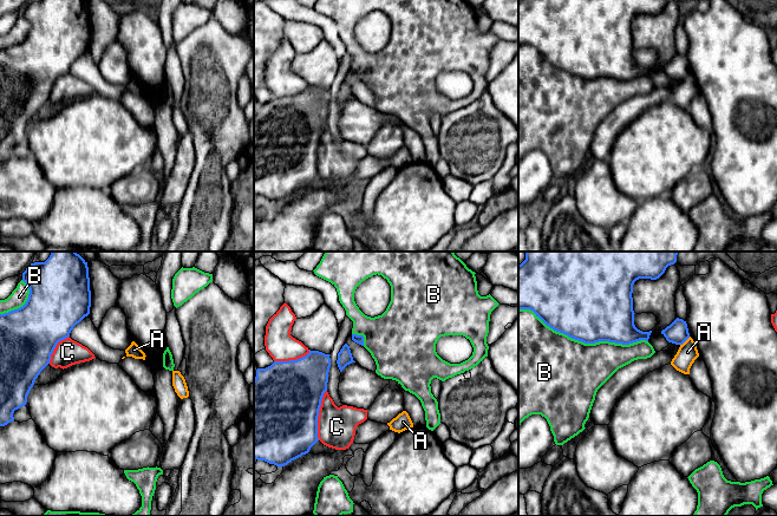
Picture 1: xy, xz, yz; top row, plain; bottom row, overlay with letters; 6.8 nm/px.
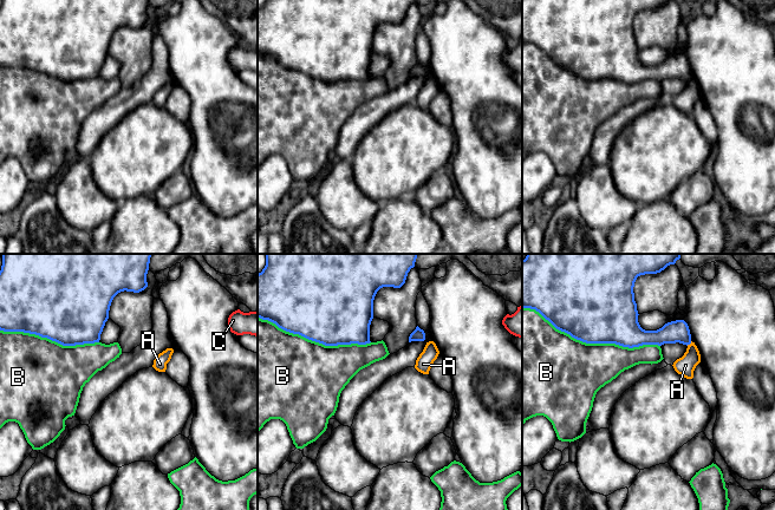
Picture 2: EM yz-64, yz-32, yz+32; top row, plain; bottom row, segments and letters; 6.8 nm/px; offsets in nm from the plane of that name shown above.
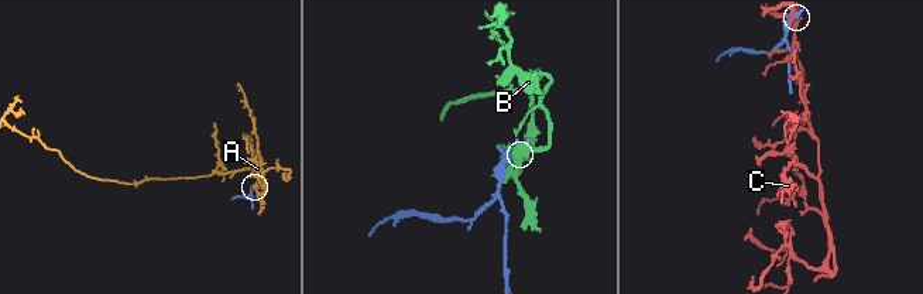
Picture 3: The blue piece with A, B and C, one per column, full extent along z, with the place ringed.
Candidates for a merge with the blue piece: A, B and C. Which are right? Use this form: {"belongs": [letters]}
{"belongs": []}

